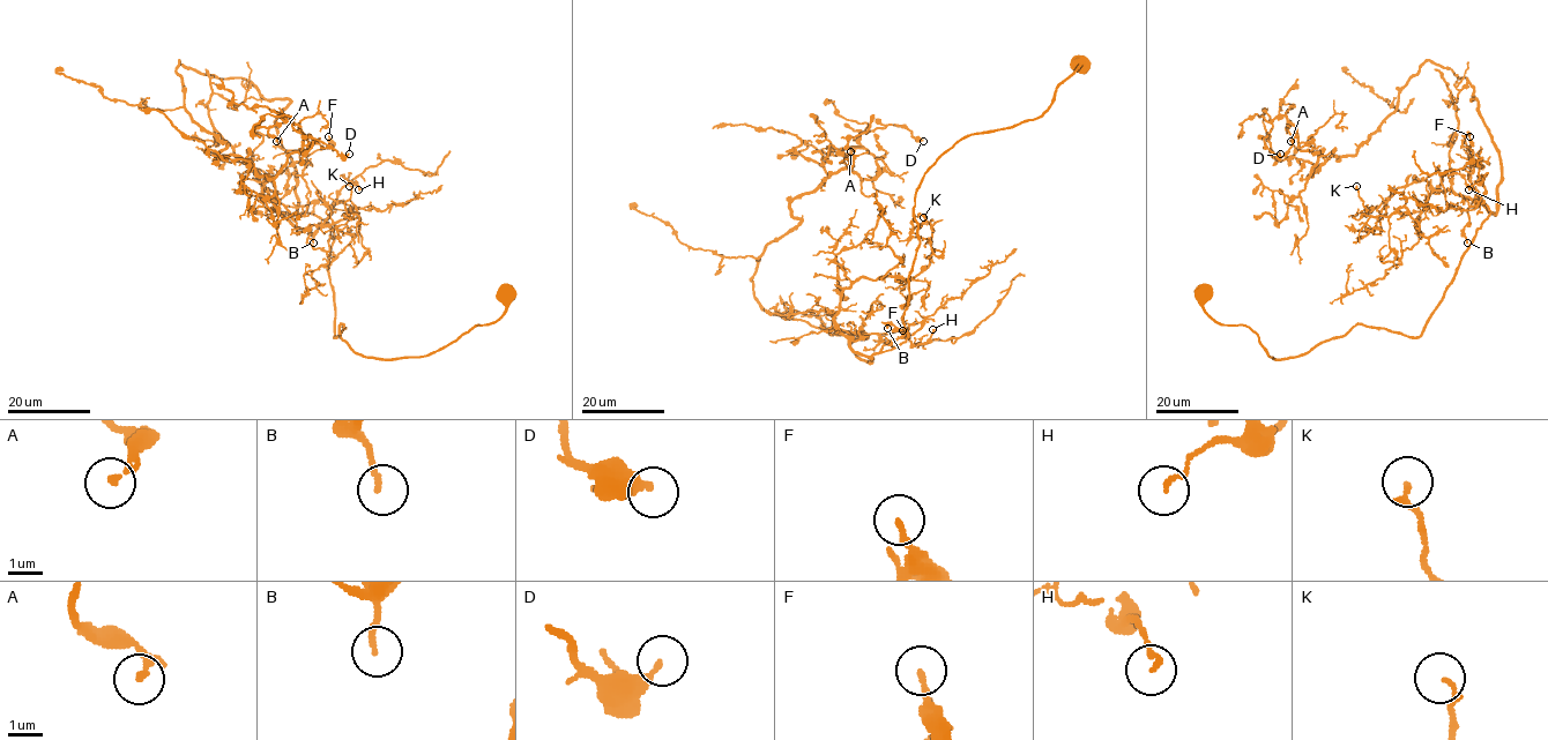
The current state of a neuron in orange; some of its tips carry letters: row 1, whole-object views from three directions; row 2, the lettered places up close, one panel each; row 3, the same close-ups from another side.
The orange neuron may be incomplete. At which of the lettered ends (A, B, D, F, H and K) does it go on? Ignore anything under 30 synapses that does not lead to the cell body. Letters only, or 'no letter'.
no letter

